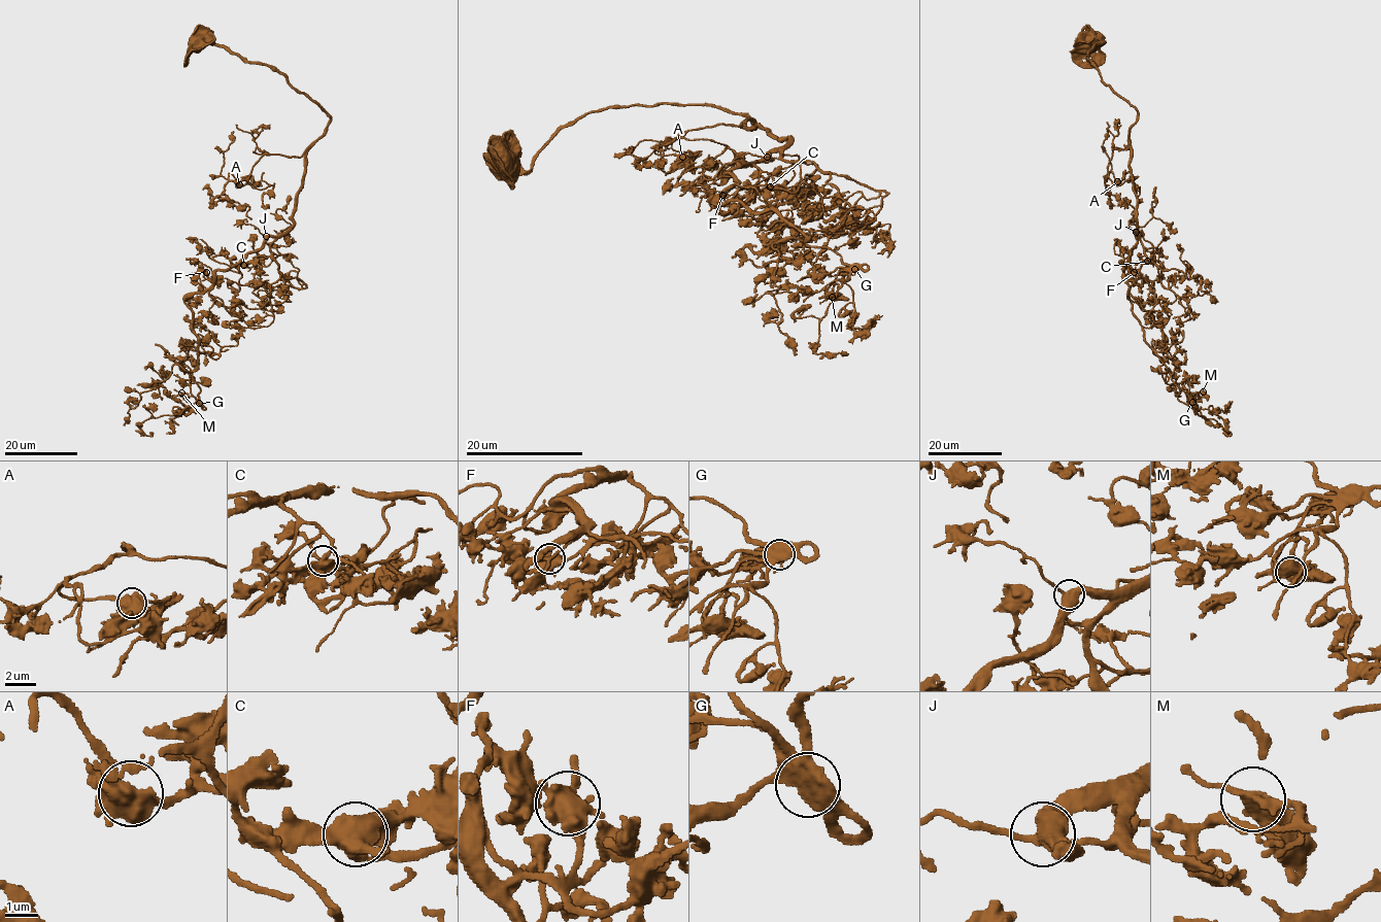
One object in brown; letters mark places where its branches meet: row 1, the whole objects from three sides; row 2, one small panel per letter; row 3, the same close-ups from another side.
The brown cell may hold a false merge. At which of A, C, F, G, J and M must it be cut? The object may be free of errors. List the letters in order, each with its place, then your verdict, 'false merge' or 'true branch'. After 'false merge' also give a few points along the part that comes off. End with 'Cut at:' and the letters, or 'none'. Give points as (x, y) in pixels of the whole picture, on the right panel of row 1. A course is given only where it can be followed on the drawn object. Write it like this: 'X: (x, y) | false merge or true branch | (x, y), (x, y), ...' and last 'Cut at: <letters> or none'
A: (1117, 181) | true branch
C: (1147, 261) | true branch
F: (1134, 272) | true branch
G: (1192, 402) | true branch
J: (1136, 232) | true branch
M: (1203, 391) | true branch
Cut at: none

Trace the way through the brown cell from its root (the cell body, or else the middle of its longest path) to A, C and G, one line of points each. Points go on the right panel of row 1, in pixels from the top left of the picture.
A: (1088, 44), (1103, 41), (1087, 60), (1137, 111), (1127, 147), (1112, 150), (1105, 179), (1111, 171), (1117, 181)
C: (1088, 44), (1103, 41), (1087, 60), (1137, 111), (1130, 170), (1137, 231), (1142, 247), (1153, 250), (1147, 261)
G: (1088, 44), (1103, 41), (1087, 60), (1137, 113), (1126, 294), (1192, 402)

